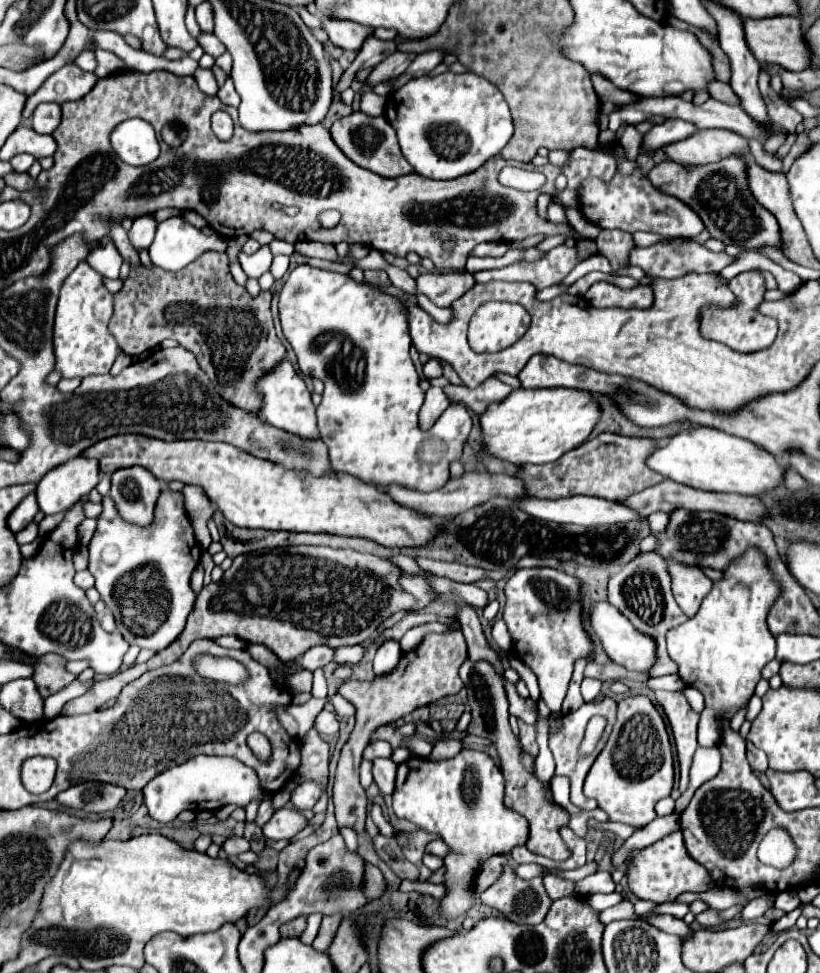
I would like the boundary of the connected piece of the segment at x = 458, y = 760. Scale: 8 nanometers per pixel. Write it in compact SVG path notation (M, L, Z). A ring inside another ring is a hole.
M463 748L451 760L409 756L397 768L393 792L395 814L415 822L425 832L441 836L451 848L451 854L445 858L445 886L449 892L441 900L441 914L445 918L465 916L473 906L473 878L483 860L495 854L510 854L519 842L527 840L529 824L521 814L505 808L503 788L503 774L493 758L471 748Z

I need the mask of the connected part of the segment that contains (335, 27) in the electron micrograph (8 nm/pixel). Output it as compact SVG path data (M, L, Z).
M323 18L323 30L329 34L329 40L343 50L361 50L363 42L373 36L371 26L359 26L357 22L335 22L335 18Z

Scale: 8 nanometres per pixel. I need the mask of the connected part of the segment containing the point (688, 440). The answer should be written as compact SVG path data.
M707 426L673 434L667 444L655 448L645 464L663 478L697 490L735 492L751 496L759 496L763 494L763 490L771 490L771 486L781 484L785 470L789 470L789 464L777 462L773 454L755 446L753 442Z

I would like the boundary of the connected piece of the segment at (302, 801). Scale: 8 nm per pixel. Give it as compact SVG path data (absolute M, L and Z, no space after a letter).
M303 782L299 784L293 794L291 794L291 802L297 810L309 810L315 806L315 802L319 800L321 796L321 786L317 782Z

